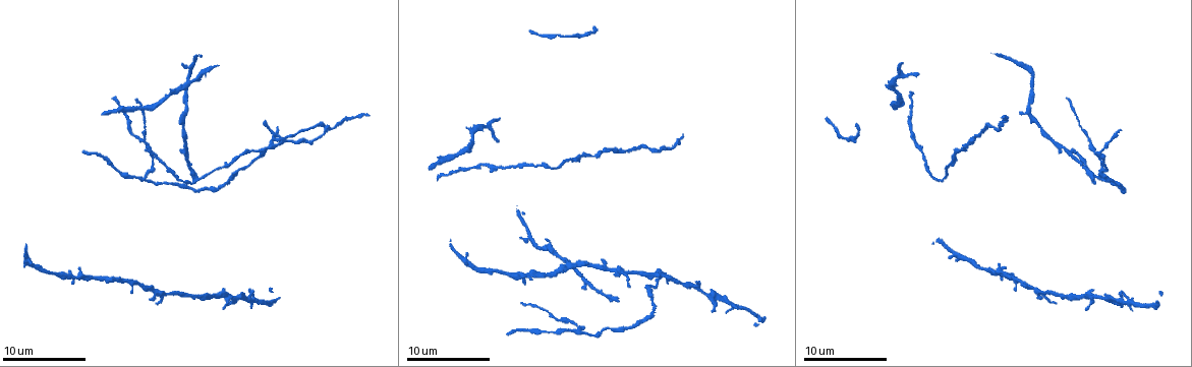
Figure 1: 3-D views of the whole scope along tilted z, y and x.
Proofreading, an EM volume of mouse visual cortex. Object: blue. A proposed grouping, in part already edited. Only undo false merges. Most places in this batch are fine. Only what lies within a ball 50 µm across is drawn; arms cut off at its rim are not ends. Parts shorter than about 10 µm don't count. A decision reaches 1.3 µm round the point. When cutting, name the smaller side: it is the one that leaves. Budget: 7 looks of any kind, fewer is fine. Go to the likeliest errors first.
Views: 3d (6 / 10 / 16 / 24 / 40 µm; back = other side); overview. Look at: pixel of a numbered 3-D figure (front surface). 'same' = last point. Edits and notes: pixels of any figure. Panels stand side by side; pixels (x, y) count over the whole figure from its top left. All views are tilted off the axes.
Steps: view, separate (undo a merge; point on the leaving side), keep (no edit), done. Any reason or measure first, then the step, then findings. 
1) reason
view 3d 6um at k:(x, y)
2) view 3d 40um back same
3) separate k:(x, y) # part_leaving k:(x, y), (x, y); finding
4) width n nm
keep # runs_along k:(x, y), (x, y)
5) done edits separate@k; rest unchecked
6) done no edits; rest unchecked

three arms meet
view 3d 10um at 1:(132, 282)

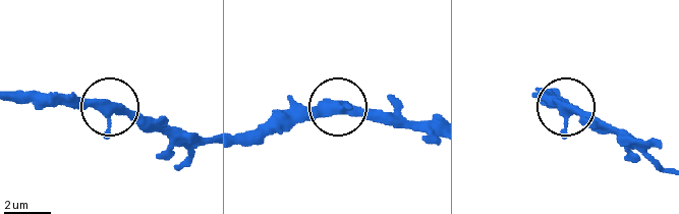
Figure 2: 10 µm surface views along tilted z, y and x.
arms 3
keep # runs_along 2:(109, 99), (152, 115); continuous, no second neuron

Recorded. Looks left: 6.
calibre changes
view 3d 10um at 1:(615, 329)

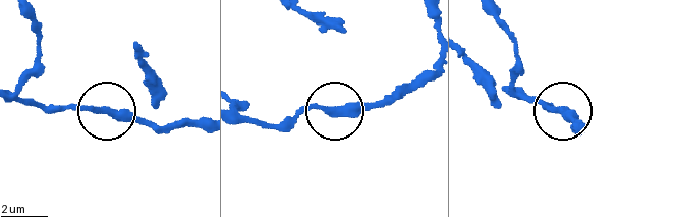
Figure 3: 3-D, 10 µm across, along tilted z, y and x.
keep # one neuron here

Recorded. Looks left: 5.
sudden change in width
view 3d 6um at 1:(642, 148)

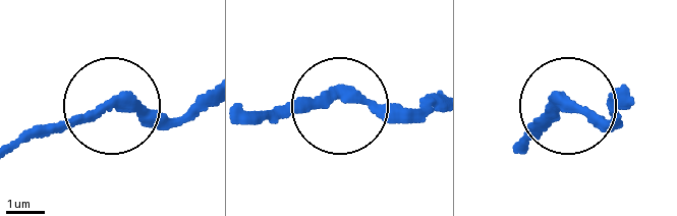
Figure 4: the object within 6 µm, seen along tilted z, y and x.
keep # one neuron here

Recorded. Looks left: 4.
done no edits; rest unchecked

